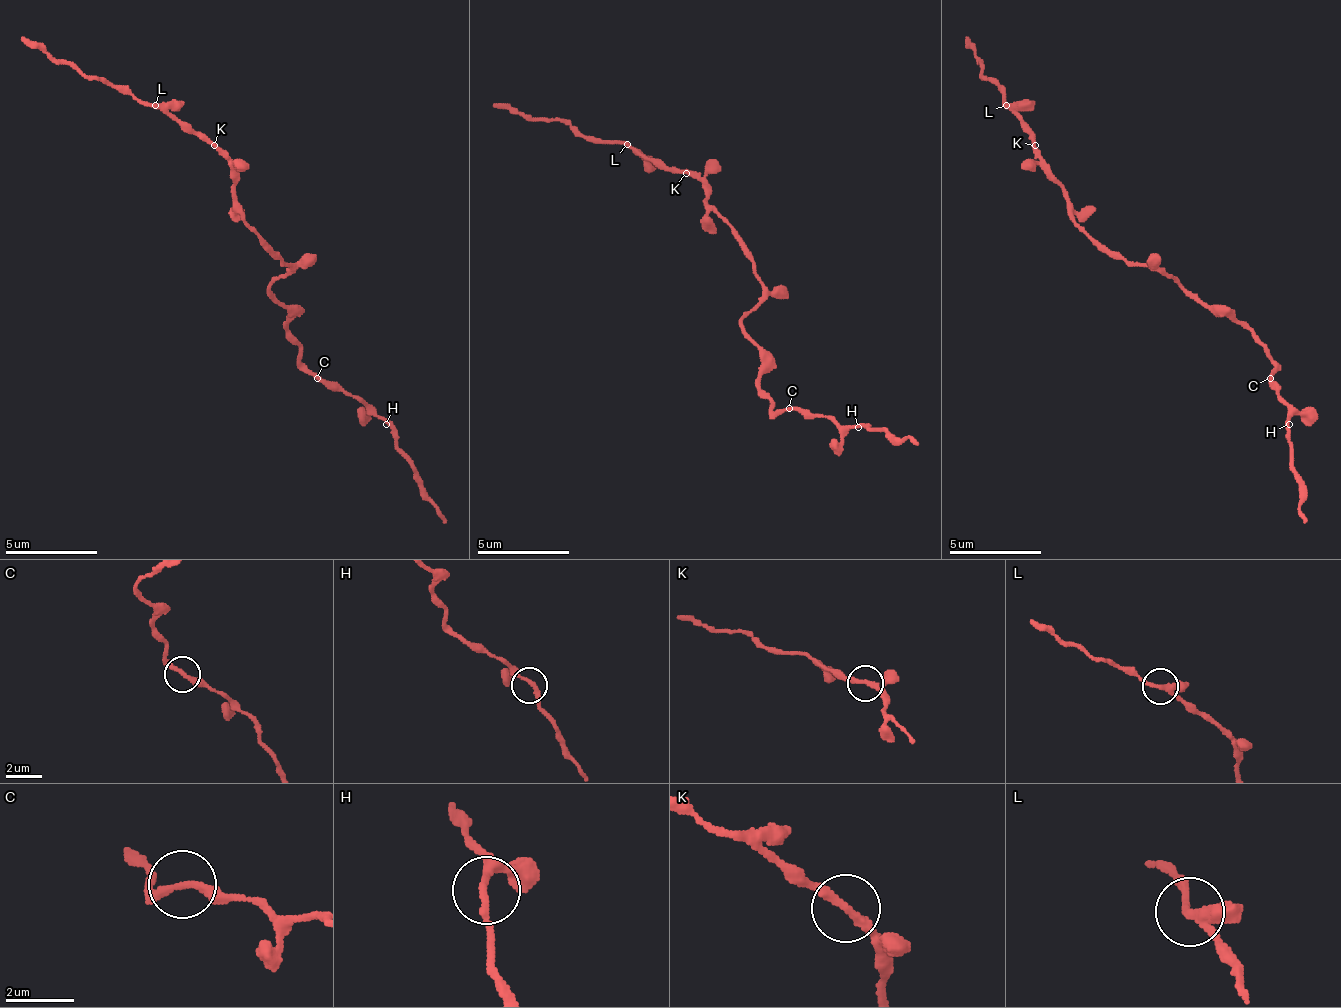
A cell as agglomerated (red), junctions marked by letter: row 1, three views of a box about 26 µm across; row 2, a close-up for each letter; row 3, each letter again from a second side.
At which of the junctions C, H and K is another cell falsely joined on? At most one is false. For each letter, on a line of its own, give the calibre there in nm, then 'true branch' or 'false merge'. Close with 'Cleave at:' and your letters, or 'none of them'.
C: 240 nm | true branch
H: 200 nm | true branch
K: 240 nm | true branch
Cleave at: none of them

